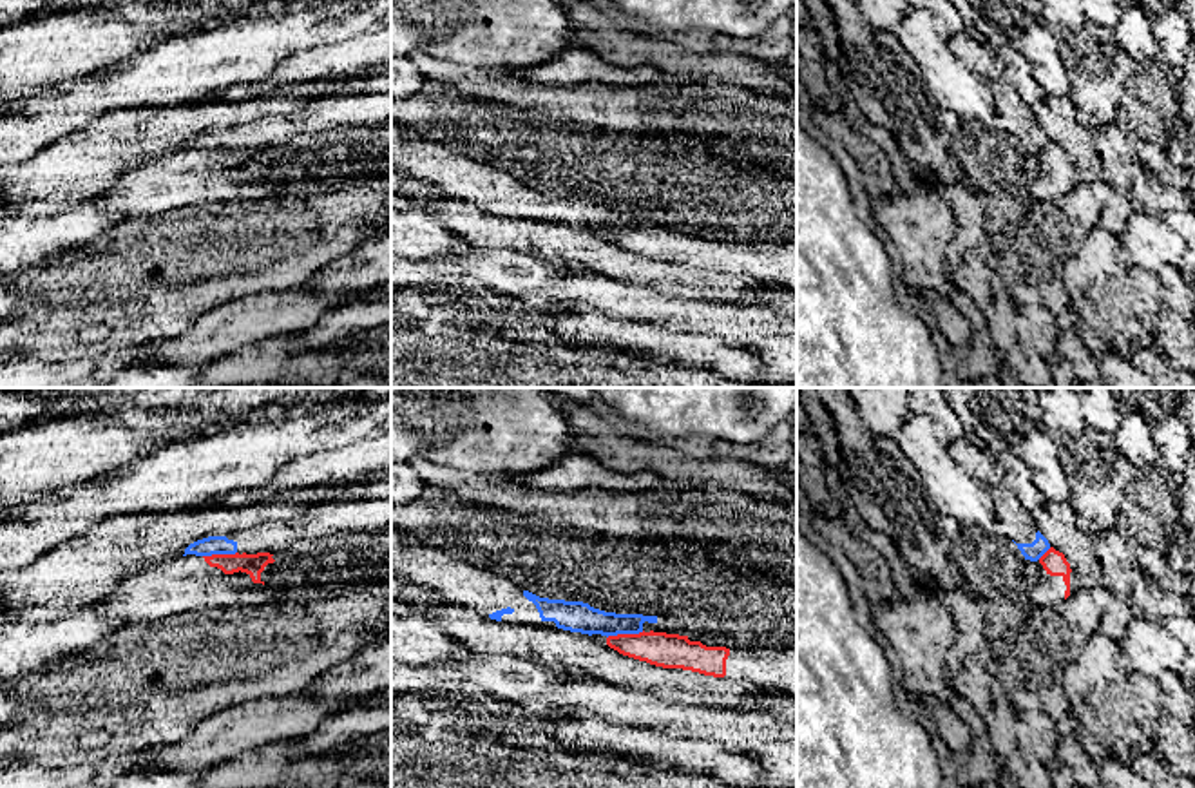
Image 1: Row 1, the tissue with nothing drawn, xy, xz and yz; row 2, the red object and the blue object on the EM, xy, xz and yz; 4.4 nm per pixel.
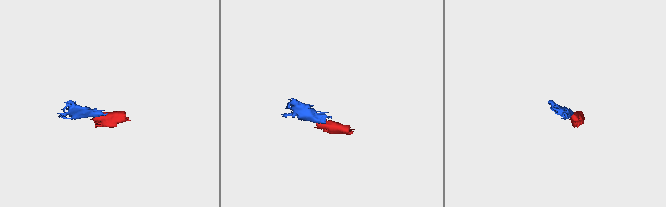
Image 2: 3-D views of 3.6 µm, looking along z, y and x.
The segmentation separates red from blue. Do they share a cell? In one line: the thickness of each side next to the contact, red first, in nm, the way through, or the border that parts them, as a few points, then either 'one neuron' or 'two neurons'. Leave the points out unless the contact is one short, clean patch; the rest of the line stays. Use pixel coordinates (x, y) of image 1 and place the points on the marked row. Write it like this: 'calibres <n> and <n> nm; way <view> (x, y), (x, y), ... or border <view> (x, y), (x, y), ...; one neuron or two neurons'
calibres 160 and 140 nm; border xz (643, 631), (607, 638); two neurons

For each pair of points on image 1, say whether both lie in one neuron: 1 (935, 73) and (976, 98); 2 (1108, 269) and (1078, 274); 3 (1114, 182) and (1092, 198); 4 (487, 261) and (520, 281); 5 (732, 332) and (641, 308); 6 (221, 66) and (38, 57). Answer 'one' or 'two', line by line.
1: one
2: one
3: two
4: one
5: one
6: two

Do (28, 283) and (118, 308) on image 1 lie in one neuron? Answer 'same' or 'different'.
same

